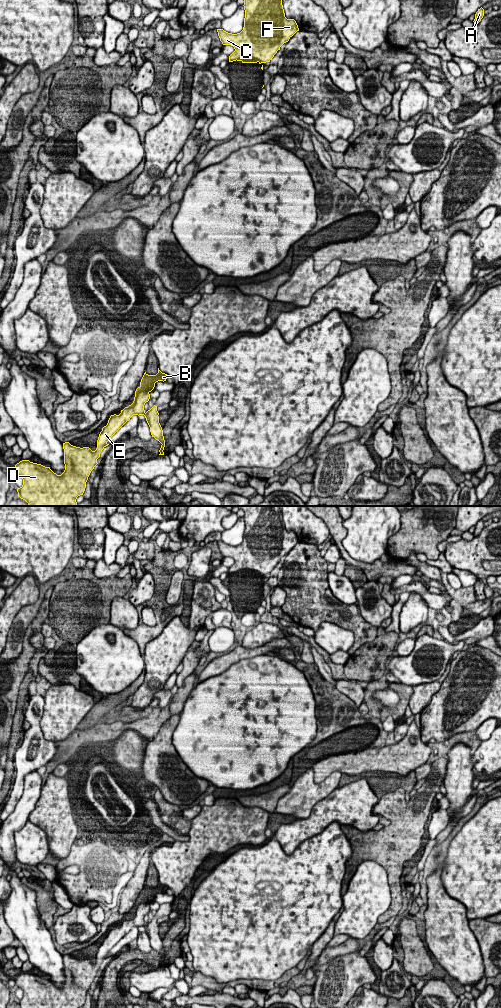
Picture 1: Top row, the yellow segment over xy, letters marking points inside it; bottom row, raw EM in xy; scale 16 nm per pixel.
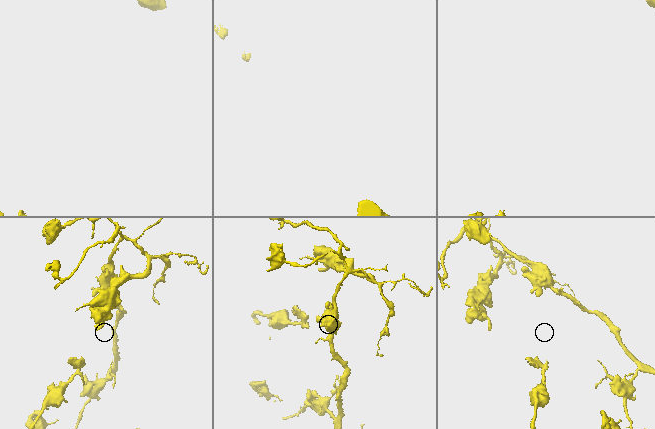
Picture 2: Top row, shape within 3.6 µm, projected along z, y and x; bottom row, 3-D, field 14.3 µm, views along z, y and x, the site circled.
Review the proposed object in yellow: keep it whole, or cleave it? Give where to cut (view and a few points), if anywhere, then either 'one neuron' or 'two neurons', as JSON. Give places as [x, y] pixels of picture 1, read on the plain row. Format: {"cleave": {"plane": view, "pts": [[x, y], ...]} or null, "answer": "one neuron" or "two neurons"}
{"cleave": {"plane": "xy", "pts": [[148, 903], [140, 903], [135, 907]]}, "answer": "two neurons"}

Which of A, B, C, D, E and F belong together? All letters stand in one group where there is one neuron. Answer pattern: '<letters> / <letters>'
A C D E F / B

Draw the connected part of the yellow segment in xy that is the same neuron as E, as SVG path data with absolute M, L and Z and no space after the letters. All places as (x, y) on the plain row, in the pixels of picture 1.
M141 903L134 909L128 919L121 922L119 927L111 927L106 938L102 940L97 952L97 960L92 963L89 959L76 959L69 954L63 955L65 982L61 987L54 985L50 979L22 972L15 977L15 988L23 991L23 997L17 1001L18 1008L80 1008L83 1007L86 994L91 983L98 976L102 962L108 958L109 951L133 927L144 927L150 939L152 949L162 957L159 967L164 967L165 952L159 935L157 918L147 924L144 917L150 911L149 904Z

